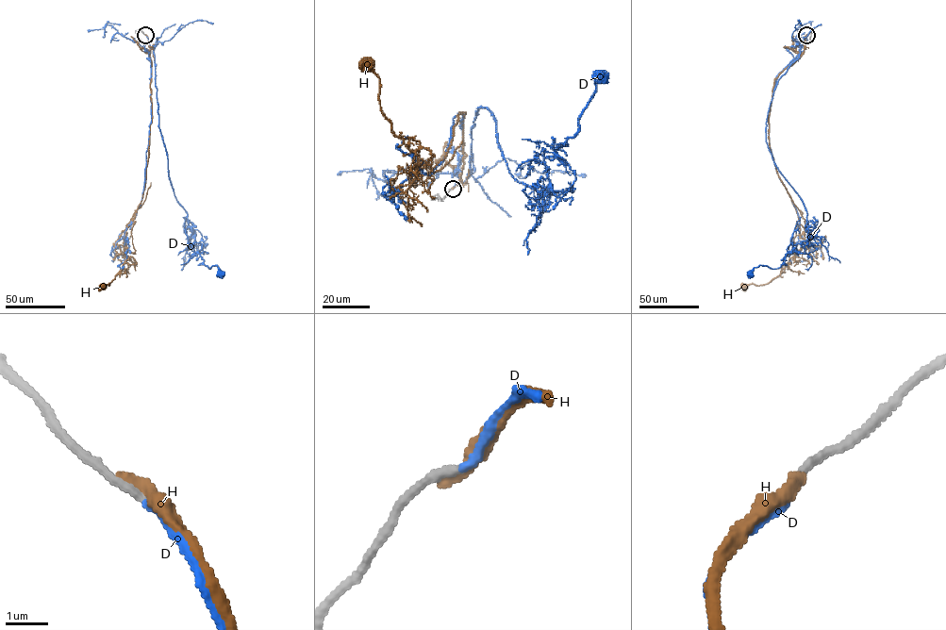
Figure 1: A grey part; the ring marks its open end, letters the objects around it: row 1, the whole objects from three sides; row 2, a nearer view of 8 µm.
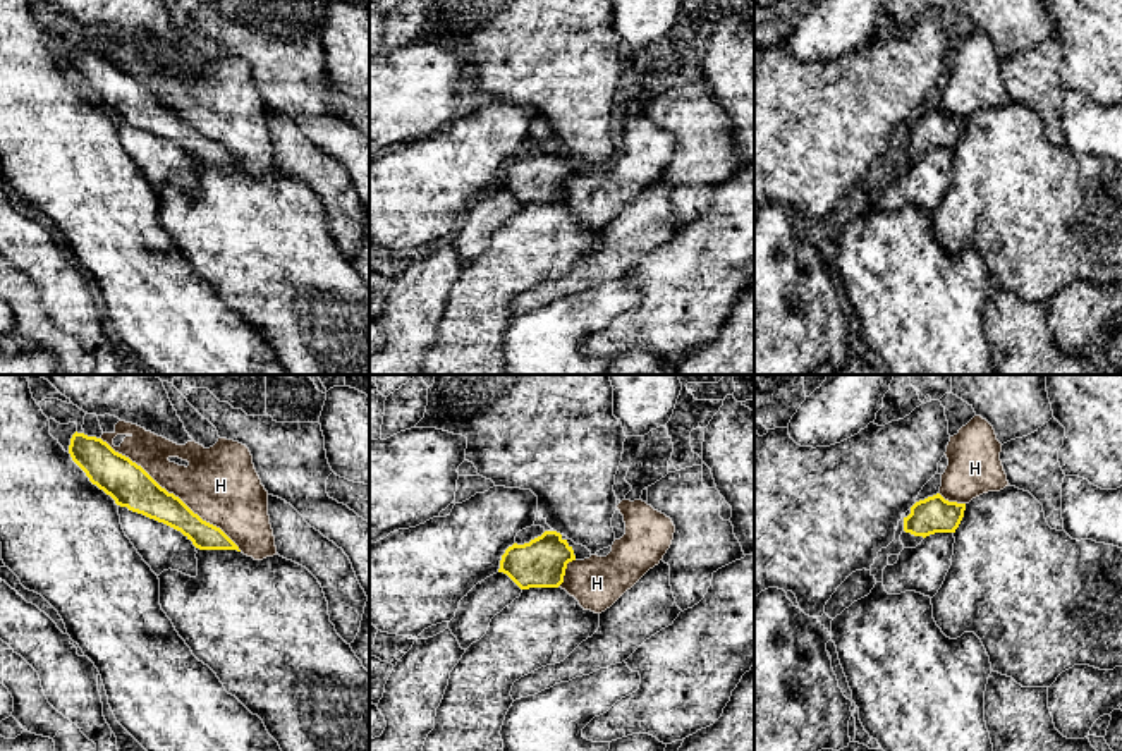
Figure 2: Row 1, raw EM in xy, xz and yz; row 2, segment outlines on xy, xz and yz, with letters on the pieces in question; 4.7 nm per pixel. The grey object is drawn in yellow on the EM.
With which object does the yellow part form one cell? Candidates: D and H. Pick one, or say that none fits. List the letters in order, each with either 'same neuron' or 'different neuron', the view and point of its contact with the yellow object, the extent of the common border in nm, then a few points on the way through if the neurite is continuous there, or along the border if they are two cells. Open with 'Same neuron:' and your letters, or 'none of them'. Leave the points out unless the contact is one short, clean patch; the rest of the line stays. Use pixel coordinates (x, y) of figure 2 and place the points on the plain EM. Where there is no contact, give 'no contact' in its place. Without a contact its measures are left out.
Same neuron: D
D: same neuron; no contact
H: different neuron; contact xy (170, 109); length 850 nm

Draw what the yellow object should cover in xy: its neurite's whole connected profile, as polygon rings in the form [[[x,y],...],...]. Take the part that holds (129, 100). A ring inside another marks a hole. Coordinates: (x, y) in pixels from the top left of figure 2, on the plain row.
[[[76,46],[69,69],[89,96],[110,110],[117,120],[180,146],[199,165],[241,167],[220,143],[203,136],[141,81],[115,67],[101,53]]]

